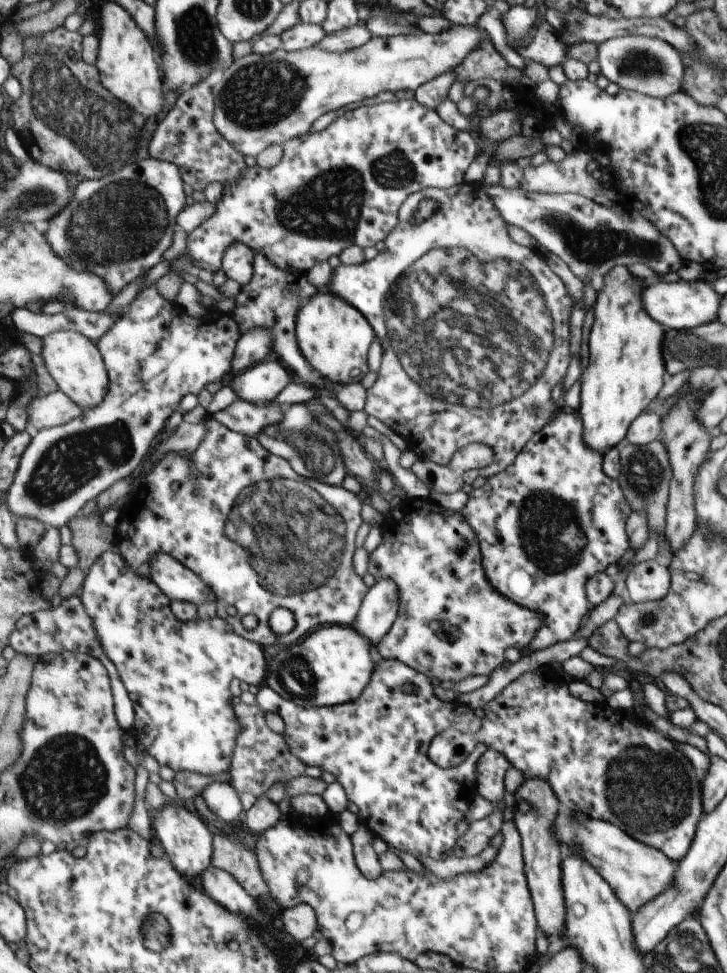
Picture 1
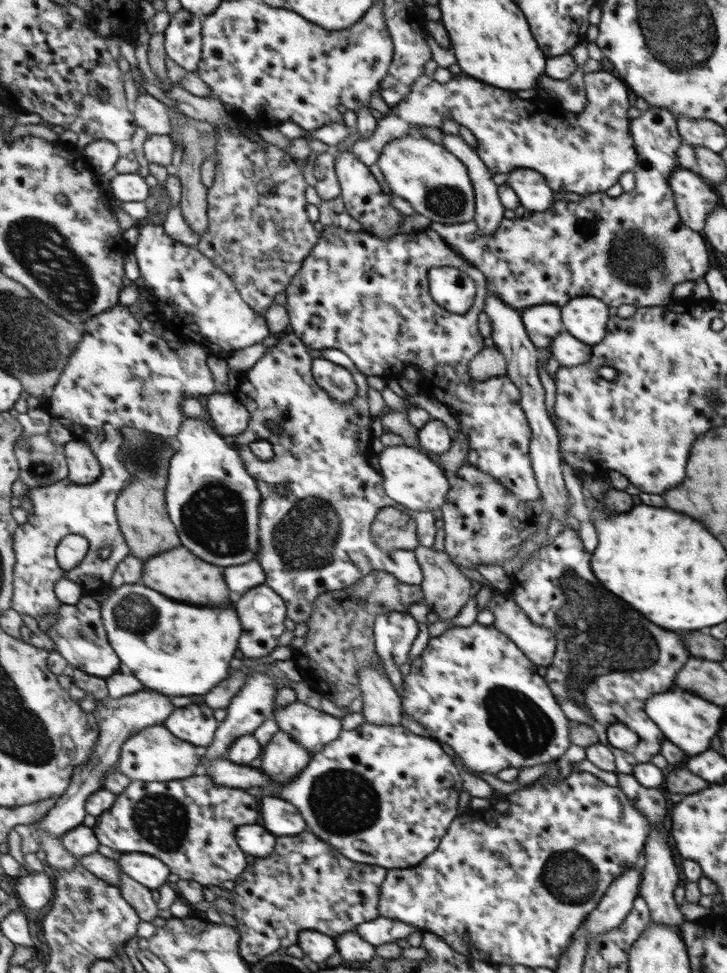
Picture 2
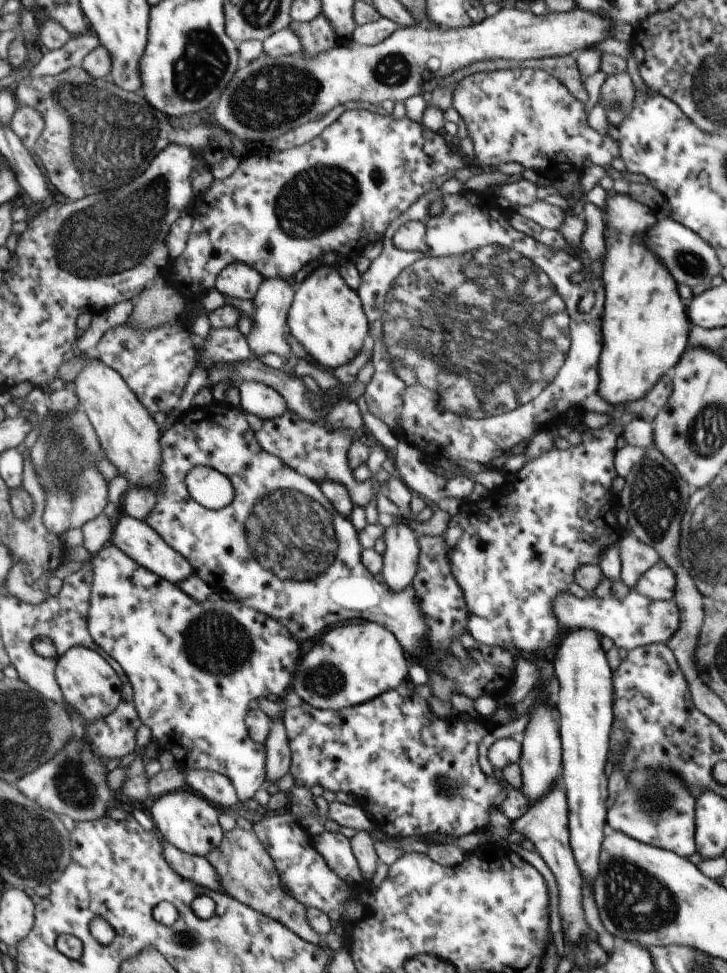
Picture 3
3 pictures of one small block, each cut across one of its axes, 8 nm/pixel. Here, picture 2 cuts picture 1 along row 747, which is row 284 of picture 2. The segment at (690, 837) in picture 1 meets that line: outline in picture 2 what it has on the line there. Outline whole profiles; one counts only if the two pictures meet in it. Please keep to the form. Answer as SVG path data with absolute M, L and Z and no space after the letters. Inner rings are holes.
M650 107L646 111L641 111L640 117L634 118L632 124L632 132L634 143L637 150L640 152L641 160L636 169L633 170L635 174L635 188L632 191L623 192L619 197L606 195L605 193L592 193L583 195L582 200L579 202L572 202L558 200L556 204L550 206L544 212L532 211L529 218L517 217L515 219L505 219L501 222L501 228L498 228L495 236L486 235L478 232L477 222L472 220L458 224L442 224L432 221L429 228L437 232L446 244L462 255L472 266L477 267L478 270L484 272L485 278L488 280L488 288L490 292L494 292L500 300L504 300L504 304L512 306L518 311L523 311L526 308L538 305L546 305L552 303L553 305L563 307L576 297L593 296L594 298L602 299L605 303L609 304L613 311L621 304L632 304L635 307L653 307L670 305L674 301L673 290L676 284L686 282L686 280L694 280L704 276L710 268L710 256L708 256L708 248L704 238L700 233L695 230L690 230L684 226L681 214L677 210L677 200L675 198L673 188L671 187L671 174L678 168L678 160L676 160L676 150L682 142L680 132L676 132L676 120L674 120L673 111L669 111L666 107ZM438 267L429 270L429 291L442 308L464 314L472 305L476 285L470 275L454 267Z

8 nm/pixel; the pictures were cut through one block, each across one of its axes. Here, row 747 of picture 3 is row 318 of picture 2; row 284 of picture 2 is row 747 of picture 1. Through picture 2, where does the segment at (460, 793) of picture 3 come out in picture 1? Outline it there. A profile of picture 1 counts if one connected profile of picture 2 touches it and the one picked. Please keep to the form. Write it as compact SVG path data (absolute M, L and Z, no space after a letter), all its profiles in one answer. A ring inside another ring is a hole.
M382 657L377 662L376 673L368 688L356 702L333 707L300 706L297 702L284 698L268 684L262 686L256 698L266 712L270 710L285 718L287 731L284 735L298 758L304 760L307 766L318 766L331 772L344 785L350 800L358 806L361 824L374 836L382 838L388 849L398 856L399 852L408 852L418 860L422 856L436 860L444 854L453 854L465 814L476 798L476 765L488 747L484 743L478 743L464 763L452 768L440 768L429 759L428 750L434 734L440 734L450 727L475 734L482 726L482 719L476 716L473 708L458 700L439 700L432 691L434 684L428 676L406 666L406 663ZM404 684L414 685L415 691L406 694L402 690Z

